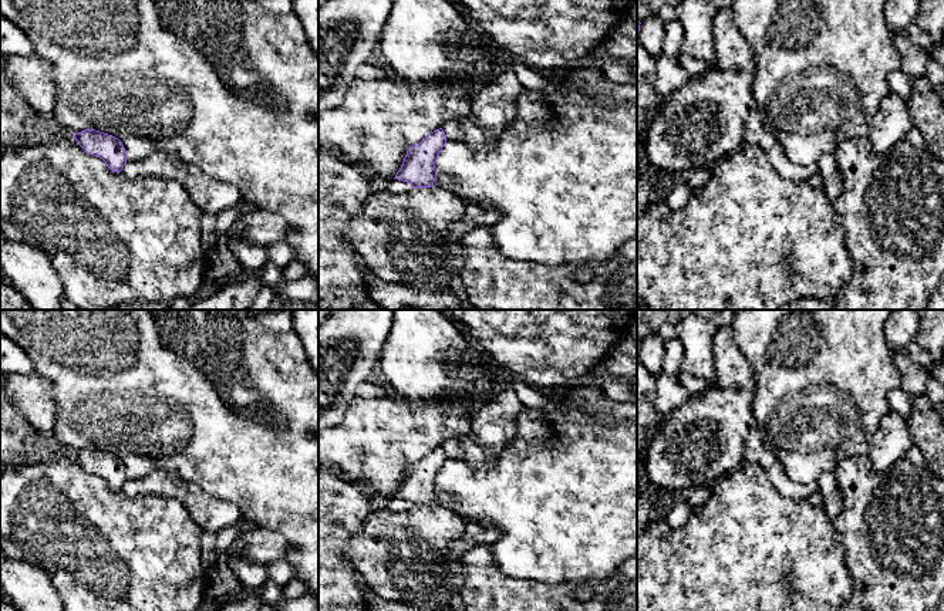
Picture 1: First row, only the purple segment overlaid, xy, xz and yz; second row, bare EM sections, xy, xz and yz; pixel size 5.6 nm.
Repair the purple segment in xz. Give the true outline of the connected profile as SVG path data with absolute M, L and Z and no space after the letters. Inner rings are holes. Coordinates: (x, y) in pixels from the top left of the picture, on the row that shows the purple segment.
M442 128L427 135L419 144L409 146L394 179L411 183L414 188L438 186L454 192L455 182L448 175L436 175L435 162L446 144Z

